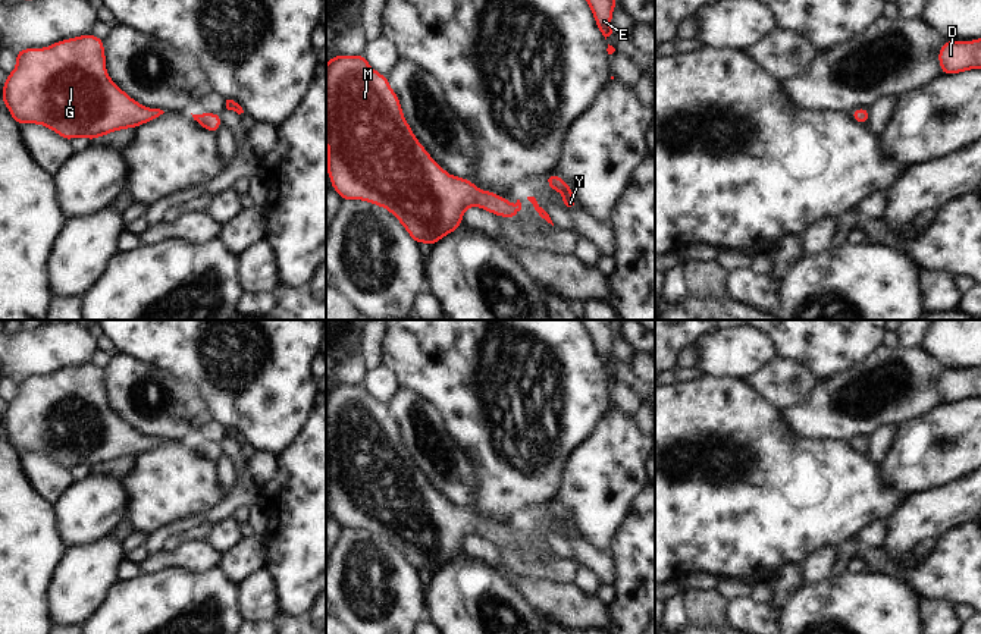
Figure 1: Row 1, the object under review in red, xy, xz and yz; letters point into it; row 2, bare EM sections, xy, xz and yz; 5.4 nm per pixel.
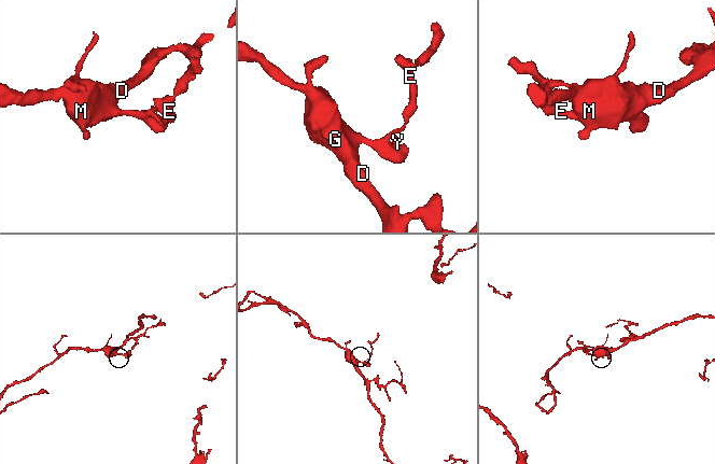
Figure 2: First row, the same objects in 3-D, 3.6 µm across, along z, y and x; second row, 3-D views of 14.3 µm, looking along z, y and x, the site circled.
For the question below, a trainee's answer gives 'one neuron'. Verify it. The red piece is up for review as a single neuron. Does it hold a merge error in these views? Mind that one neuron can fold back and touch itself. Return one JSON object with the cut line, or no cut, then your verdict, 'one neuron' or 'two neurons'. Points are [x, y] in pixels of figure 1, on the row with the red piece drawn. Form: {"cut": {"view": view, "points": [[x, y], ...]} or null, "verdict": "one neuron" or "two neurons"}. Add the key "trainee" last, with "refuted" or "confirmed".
{"cut": null, "verdict": "one neuron", "trainee": "confirmed"}

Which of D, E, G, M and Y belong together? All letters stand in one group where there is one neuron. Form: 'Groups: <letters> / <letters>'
Groups: D E G M Y

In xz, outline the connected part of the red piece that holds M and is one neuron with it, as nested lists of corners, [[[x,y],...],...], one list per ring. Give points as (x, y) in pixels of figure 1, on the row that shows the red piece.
[[[364,54],[333,56],[326,65],[326,141],[329,151],[327,173],[341,198],[366,200],[388,208],[402,223],[416,244],[424,241],[430,247],[435,245],[463,223],[463,213],[471,205],[479,205],[492,214],[510,219],[521,210],[520,200],[513,207],[508,200],[477,189],[470,179],[448,175],[416,139],[388,78],[377,73],[364,60]]]

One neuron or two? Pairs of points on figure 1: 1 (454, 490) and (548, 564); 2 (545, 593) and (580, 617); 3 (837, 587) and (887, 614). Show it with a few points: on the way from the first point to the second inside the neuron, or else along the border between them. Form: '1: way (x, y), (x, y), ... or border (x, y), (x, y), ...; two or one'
1: way (479, 511), (495, 520), (517, 524), (527, 539); one
2: way (554, 602), (572, 608); one
3: way (849, 599), (864, 614), (875, 614); one

